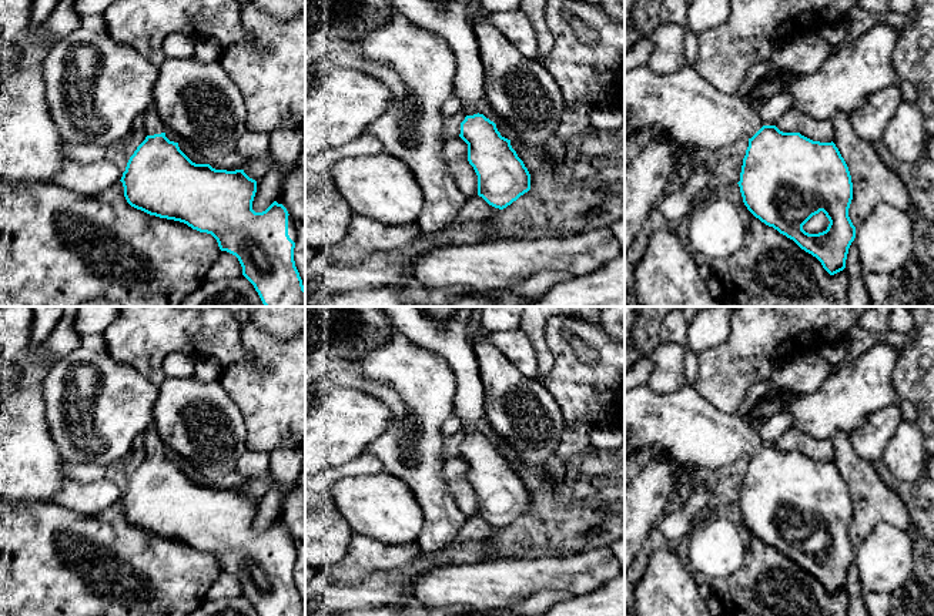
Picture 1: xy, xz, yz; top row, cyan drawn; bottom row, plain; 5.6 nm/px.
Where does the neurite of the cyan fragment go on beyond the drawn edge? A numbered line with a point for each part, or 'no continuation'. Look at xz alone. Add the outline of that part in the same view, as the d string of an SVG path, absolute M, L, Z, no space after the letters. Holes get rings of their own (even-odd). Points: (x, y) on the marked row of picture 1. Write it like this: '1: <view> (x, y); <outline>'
1: xz (449, 19); M389 0L394 11L402 14L414 24L438 33L451 47L455 56L453 91L458 94L461 110L465 116L478 114L475 104L483 97L483 66L479 47L468 16L469 0Z

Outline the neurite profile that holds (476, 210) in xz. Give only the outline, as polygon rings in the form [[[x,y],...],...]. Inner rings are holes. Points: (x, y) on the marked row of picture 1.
[[[475,195],[466,200],[465,205],[456,215],[455,222],[493,221],[499,212],[499,208],[489,205],[482,197]]]

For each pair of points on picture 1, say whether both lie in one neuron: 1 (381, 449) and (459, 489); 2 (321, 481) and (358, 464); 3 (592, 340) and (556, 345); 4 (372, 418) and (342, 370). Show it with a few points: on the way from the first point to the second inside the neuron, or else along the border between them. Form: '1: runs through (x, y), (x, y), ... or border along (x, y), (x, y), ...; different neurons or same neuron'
1: border along (447, 457), (442, 464), (442, 479), (462, 512); different neurons
2: runs through (330, 476), (350, 469); same neuron
3: runs through (579, 327), (561, 325), (556, 332); same neuron
4: border along (321, 381), (367, 391), (384, 402); different neurons

